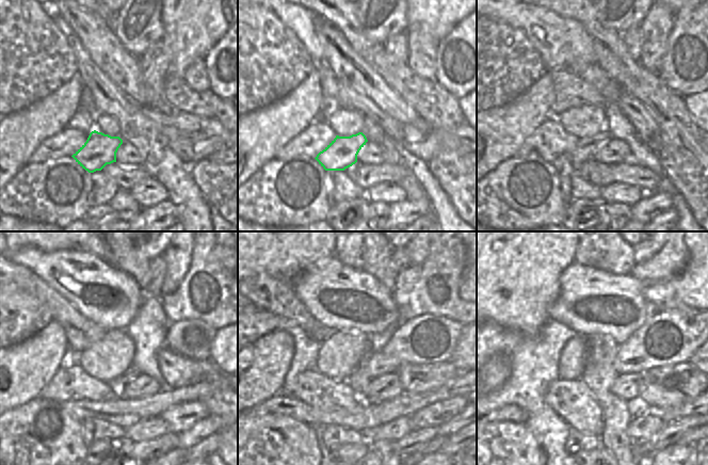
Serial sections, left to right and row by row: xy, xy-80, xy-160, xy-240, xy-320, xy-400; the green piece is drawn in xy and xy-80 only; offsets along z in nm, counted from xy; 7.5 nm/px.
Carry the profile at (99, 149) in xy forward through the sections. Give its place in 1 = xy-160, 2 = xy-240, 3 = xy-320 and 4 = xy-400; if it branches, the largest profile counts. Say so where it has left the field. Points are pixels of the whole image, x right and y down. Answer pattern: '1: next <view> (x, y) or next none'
1: next xy-160 (586, 147)
2: next xy-240 (119, 382)
3: next xy-320 (425, 339)
4: next xy-400 (669, 337)

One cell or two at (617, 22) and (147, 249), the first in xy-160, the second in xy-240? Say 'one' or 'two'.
one

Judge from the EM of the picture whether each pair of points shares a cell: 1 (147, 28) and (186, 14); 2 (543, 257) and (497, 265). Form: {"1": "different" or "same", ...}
{"1": "different", "2": "same"}

